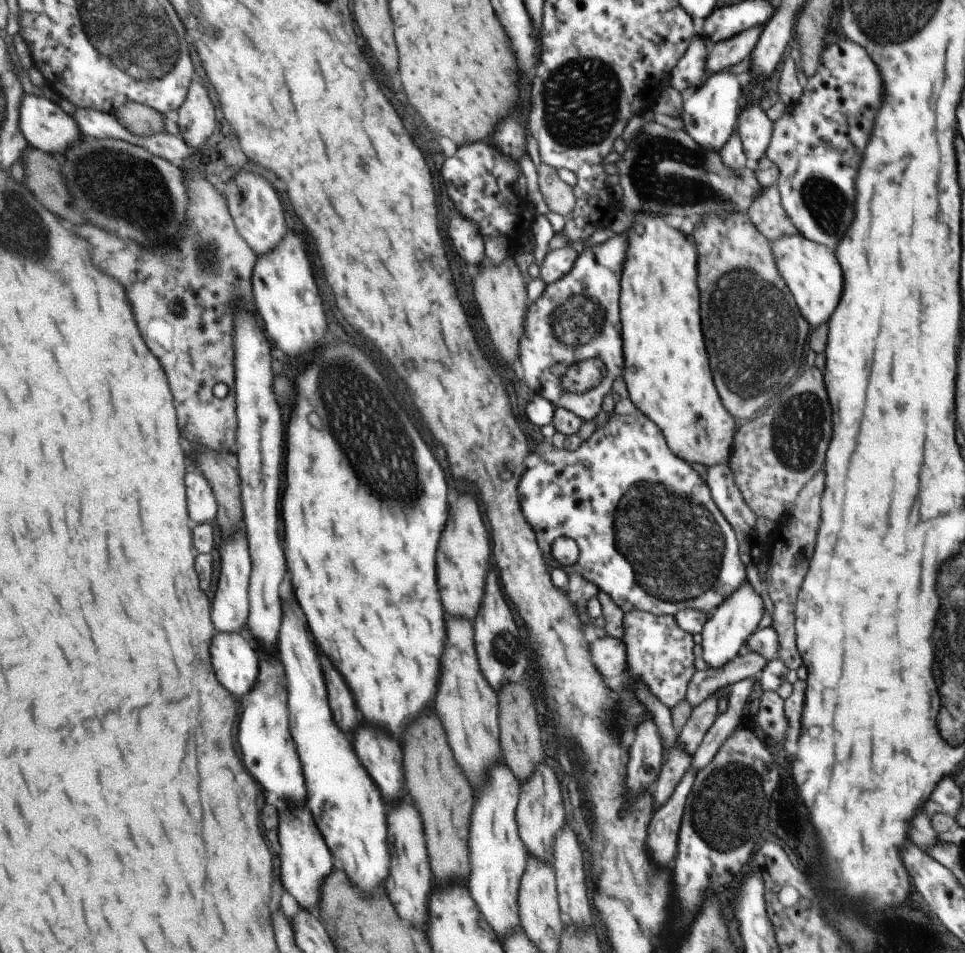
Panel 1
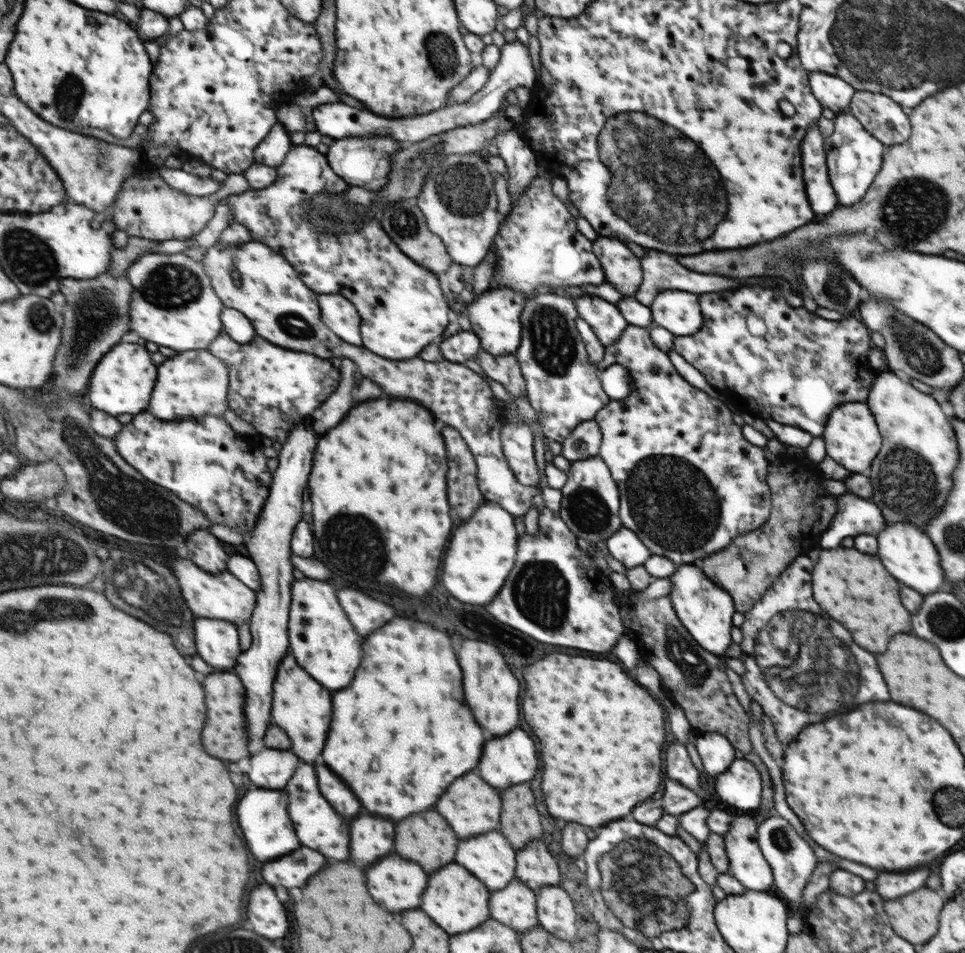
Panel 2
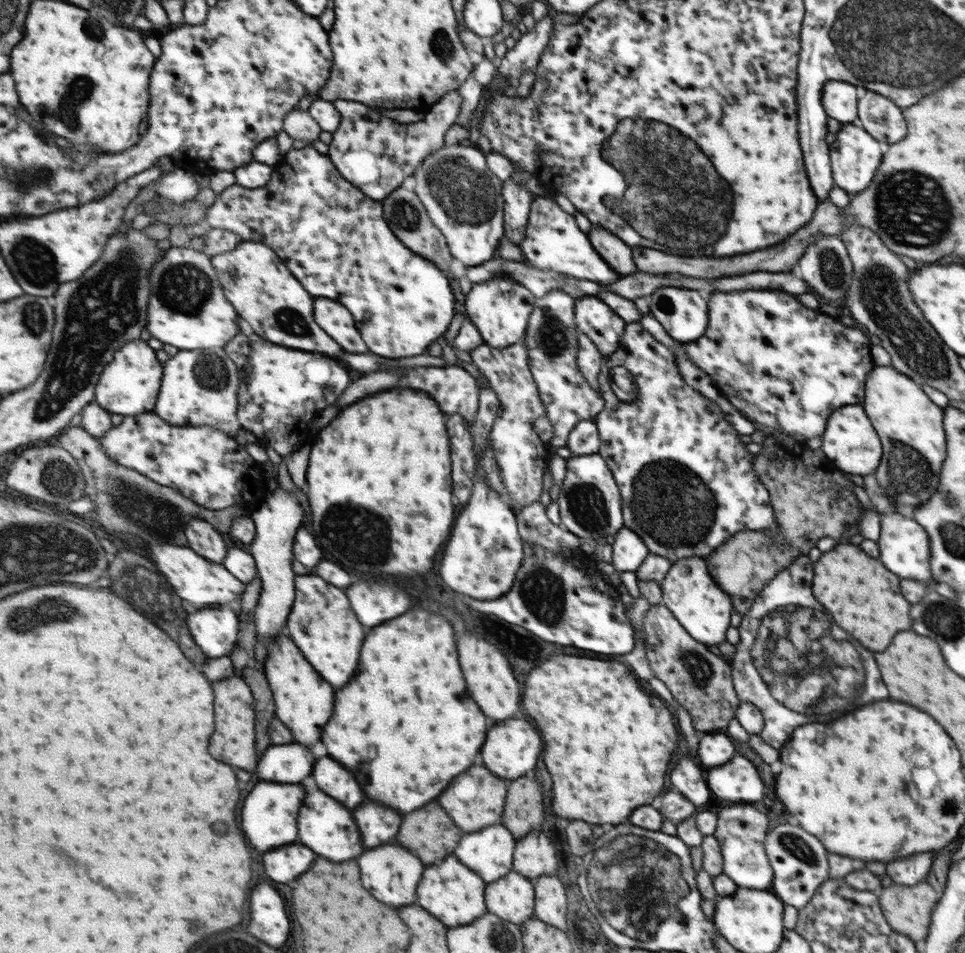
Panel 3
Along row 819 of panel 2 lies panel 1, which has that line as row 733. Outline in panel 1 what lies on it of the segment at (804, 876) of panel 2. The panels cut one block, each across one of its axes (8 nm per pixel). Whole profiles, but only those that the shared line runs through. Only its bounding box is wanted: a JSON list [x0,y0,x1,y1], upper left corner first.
[755,690,787,740]

